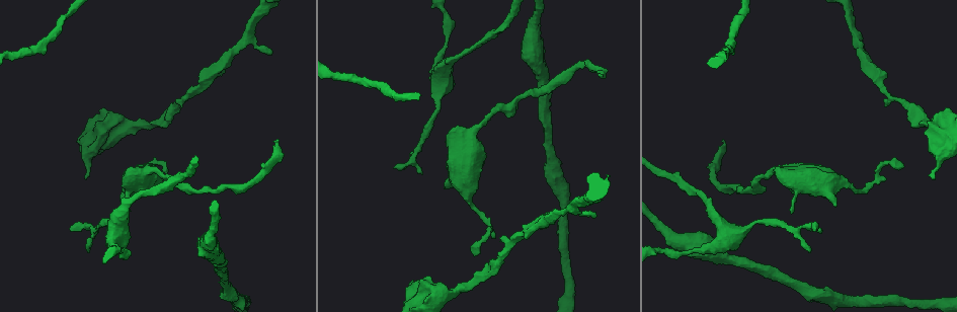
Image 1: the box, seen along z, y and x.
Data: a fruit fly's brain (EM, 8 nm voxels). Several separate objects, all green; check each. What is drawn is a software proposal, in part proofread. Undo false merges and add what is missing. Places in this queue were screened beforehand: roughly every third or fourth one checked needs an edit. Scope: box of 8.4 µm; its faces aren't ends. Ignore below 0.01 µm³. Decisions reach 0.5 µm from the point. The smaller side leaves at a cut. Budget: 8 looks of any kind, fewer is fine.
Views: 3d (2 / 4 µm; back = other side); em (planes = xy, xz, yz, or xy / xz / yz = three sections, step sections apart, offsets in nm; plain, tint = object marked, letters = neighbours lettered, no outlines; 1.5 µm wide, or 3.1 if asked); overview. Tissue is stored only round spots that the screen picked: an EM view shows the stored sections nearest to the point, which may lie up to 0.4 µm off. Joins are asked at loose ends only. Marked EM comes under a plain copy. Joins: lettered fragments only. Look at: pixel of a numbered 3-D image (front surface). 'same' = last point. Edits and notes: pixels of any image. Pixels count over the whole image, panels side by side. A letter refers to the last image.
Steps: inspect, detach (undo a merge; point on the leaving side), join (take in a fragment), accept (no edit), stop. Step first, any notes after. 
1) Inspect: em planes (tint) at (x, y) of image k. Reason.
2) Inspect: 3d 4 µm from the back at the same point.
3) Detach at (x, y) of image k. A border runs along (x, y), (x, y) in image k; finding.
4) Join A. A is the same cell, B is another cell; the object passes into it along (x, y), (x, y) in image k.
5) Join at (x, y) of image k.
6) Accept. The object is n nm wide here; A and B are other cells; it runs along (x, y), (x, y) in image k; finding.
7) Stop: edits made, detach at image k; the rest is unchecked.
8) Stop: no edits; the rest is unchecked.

Inspect: em xz step 4 (tint) at (883, 165) of image 1. Sharp bend.

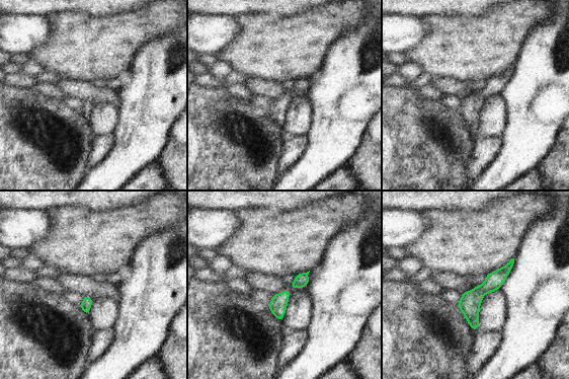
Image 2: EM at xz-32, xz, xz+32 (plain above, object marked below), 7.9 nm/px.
Inspect: em planes (letters) at the same point. Cut it another way.

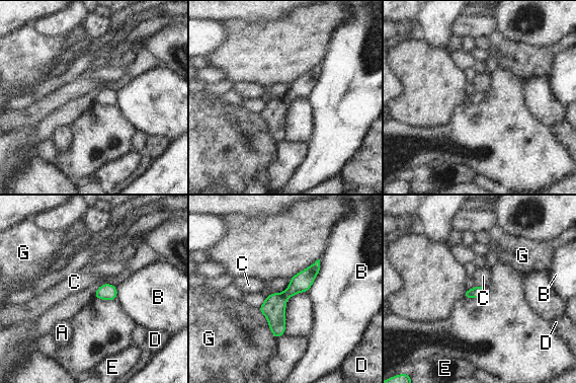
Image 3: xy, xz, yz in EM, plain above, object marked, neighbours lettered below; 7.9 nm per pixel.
Accept. A, B, C, D, E and G are other cells; it runs along (317, 263), (271, 308), (263, 309) in image 3; continuous, no second neuron.

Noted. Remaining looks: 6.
Inspect: 3d 4 µm at (681, 239) of image 1. Sudden change in width.

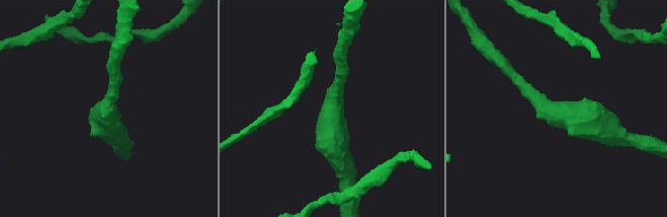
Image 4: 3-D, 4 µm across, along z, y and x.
Inspect: em xy step 4 (tint) at (557, 113) of image 4. The arms are 220, 480 nm wide; shape alone is not enough.

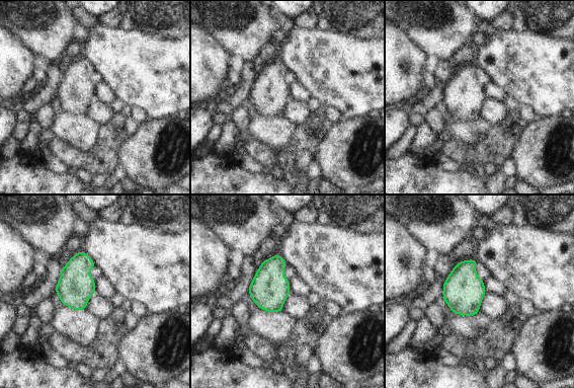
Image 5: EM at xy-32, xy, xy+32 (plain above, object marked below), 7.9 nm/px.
Inspect: em planes (letters) at the same point. Cut it another way.

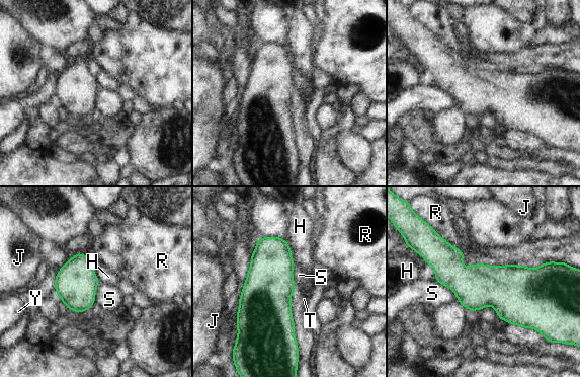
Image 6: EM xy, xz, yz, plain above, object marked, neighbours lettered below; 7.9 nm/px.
Accept. H, J, R, S, T and Y are other cells; a border runs along (295, 286), (296, 289) in image 6; all the same neuron.

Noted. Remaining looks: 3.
Inspect: em yz step 8 (letters) at (597, 74) of image 1. End of a long branch.

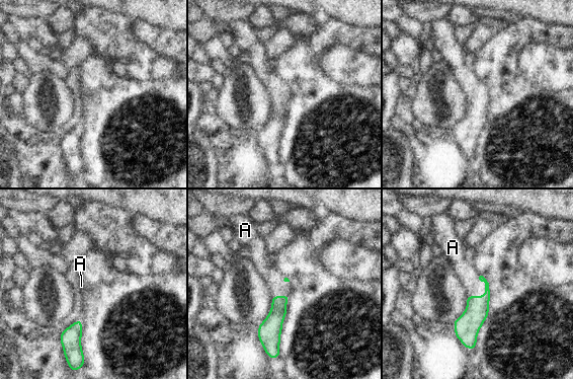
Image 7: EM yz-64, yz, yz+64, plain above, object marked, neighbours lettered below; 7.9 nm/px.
Inspect: em planes (letters) at the same point.

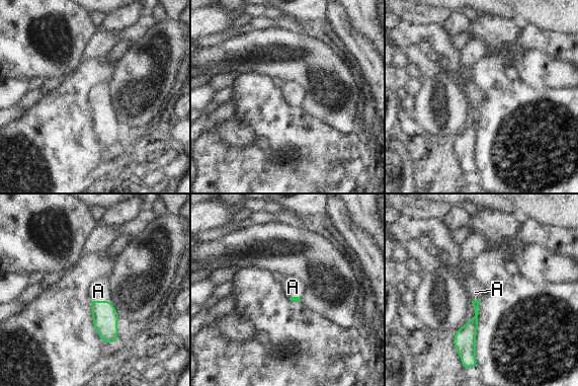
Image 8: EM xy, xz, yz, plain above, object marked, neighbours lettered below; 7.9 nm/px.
Join A. A is the same cell; the object passes into it along (104, 316), (100, 301), (98, 291) in image 8; it goes on there.

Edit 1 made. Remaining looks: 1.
Stop: edits made, join at image 8; the rest is unchecked.

